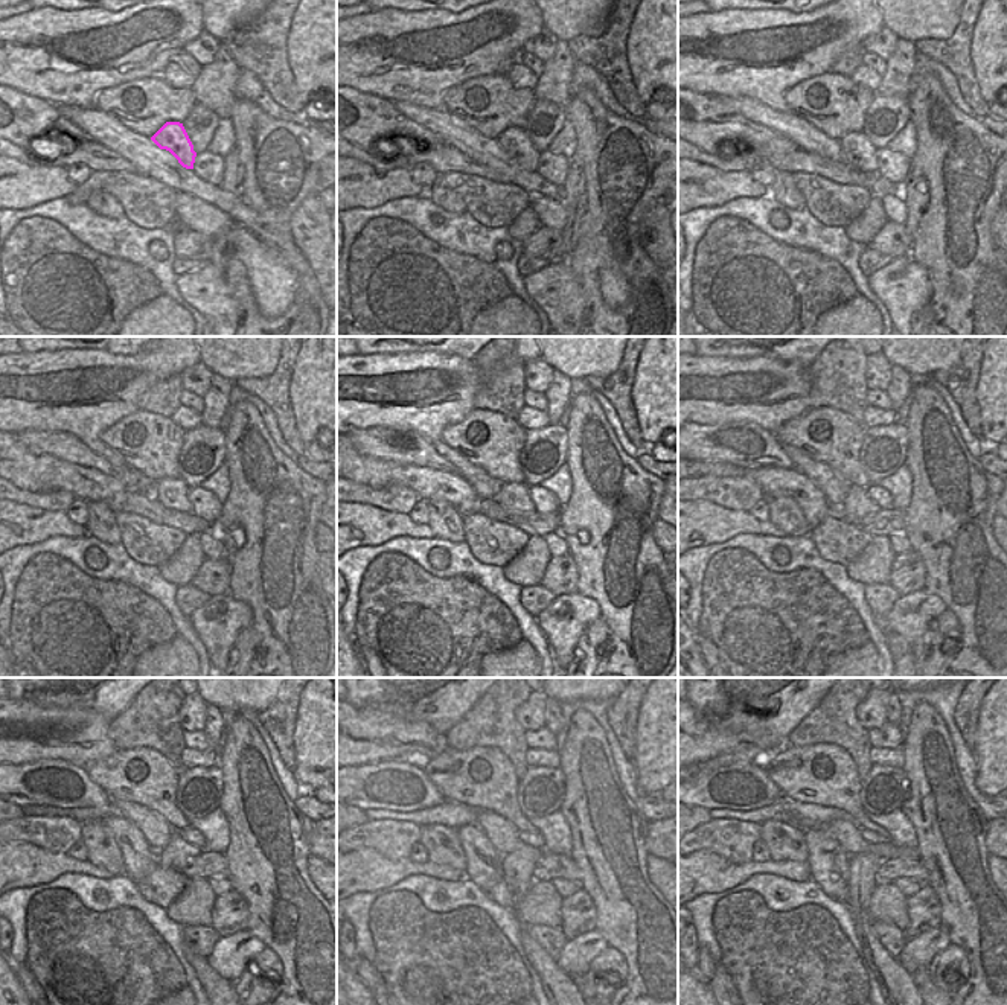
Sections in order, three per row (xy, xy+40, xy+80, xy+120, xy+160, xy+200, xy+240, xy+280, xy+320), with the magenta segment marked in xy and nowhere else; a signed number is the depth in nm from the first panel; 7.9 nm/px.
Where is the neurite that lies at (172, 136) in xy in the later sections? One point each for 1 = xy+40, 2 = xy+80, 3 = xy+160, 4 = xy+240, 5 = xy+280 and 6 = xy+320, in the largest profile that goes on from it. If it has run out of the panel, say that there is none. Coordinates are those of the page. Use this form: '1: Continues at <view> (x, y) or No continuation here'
1: Continues at xy+40 (514, 140)
2: Continues at xy+80 (859, 154)
3: Continues at xy+160 (514, 497)
4: Continues at xy+240 (175, 855)
5: Continues at xy+280 (518, 867)
6: Continues at xy+320 (896, 982)

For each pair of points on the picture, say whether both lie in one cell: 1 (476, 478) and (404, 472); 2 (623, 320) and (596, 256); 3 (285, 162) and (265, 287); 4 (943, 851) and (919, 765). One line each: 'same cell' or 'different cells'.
1: different cells
2: same cell
3: different cells
4: same cell

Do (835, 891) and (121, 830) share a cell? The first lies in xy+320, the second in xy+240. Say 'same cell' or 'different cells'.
same cell

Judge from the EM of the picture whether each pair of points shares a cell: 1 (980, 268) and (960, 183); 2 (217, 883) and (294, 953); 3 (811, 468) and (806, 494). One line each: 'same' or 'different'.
1: same
2: different
3: different

